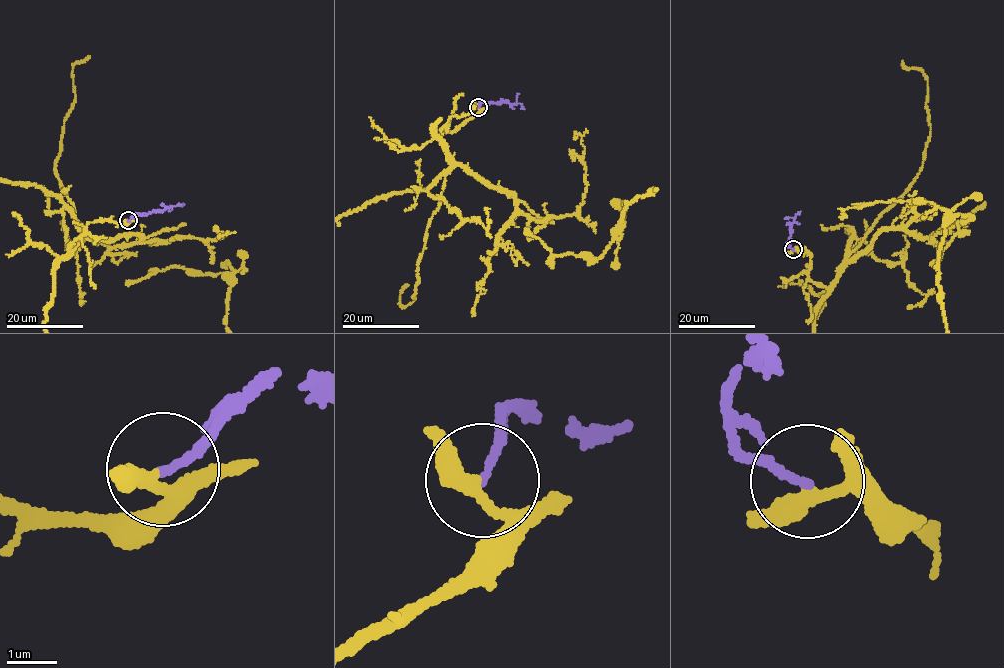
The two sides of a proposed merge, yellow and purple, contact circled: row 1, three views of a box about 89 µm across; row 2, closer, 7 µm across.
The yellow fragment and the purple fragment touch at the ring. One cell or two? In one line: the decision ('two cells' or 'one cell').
two cells

